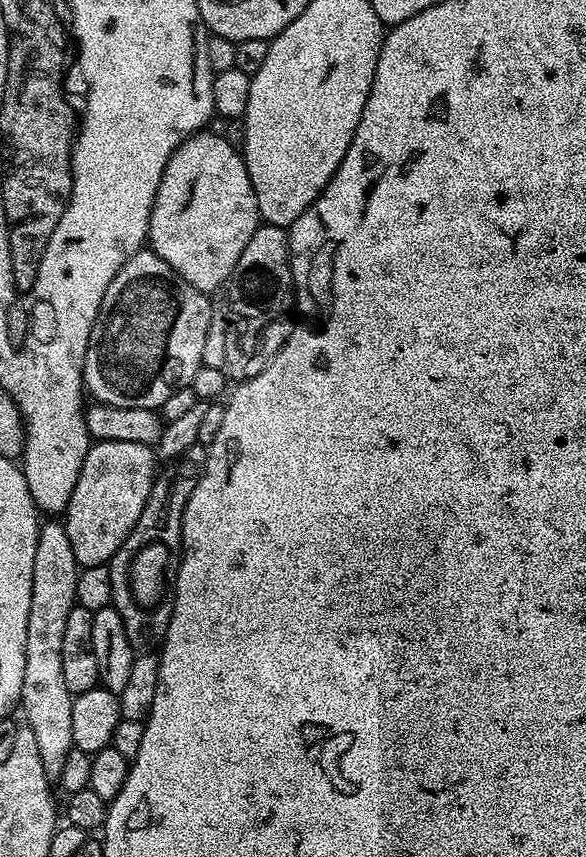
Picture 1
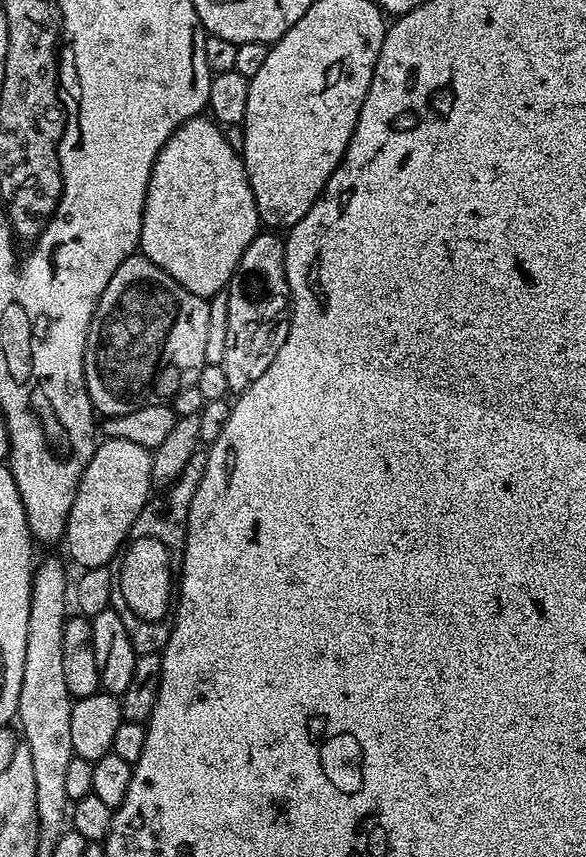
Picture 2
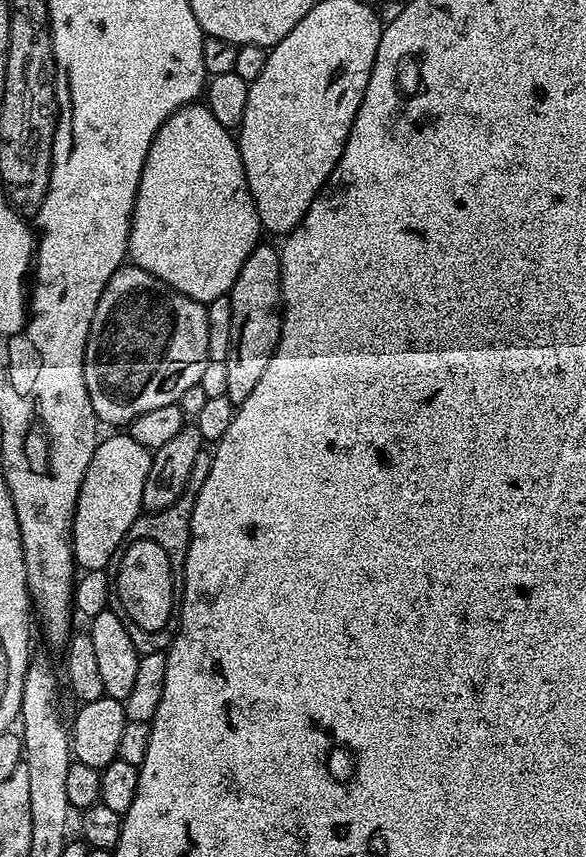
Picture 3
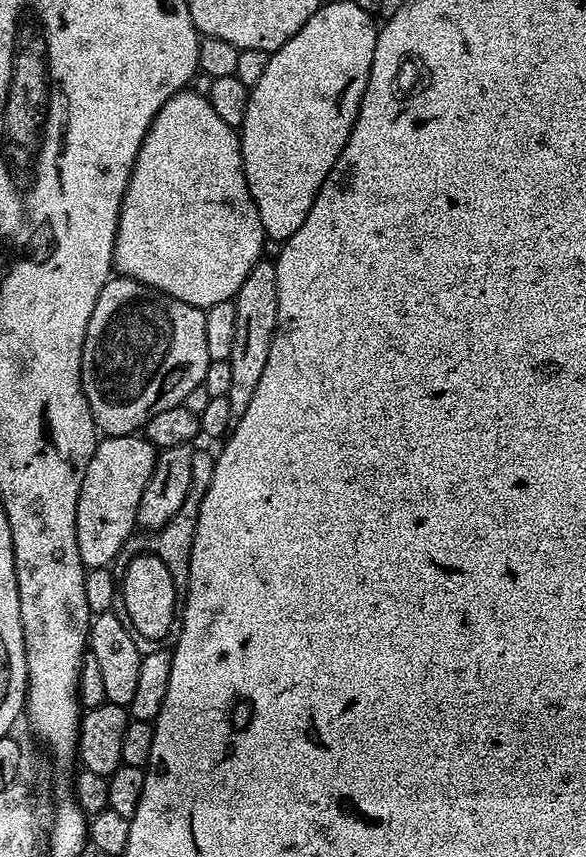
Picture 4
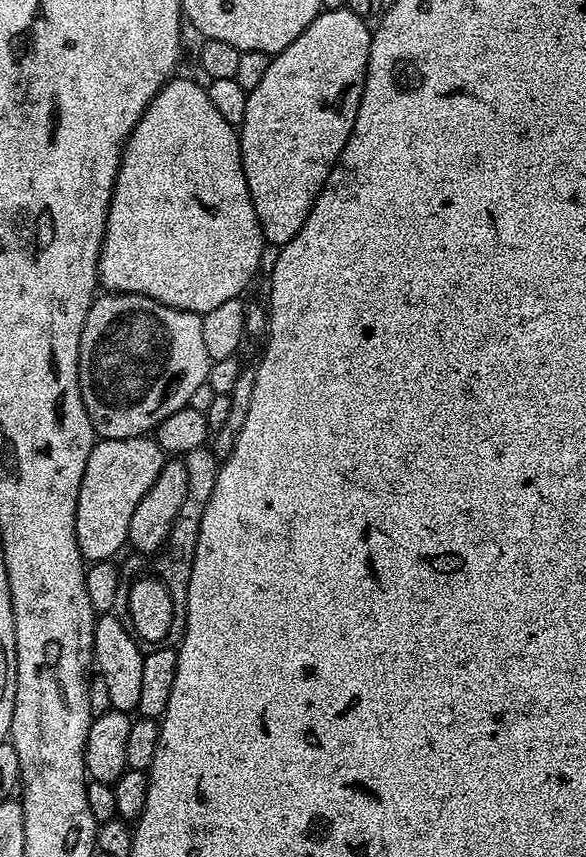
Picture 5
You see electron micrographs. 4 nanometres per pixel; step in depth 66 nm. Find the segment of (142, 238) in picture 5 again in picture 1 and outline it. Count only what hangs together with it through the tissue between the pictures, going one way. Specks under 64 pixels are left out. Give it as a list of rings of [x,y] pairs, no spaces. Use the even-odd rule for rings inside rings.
[[[201,130],[179,144],[166,162],[150,214],[147,243],[151,251],[156,252],[158,258],[170,265],[183,280],[190,282],[190,286],[199,292],[212,294],[215,288],[223,289],[232,279],[238,258],[242,258],[242,250],[246,250],[246,242],[254,238],[254,230],[261,223],[254,186],[244,165],[241,149],[215,136],[212,130]]]

